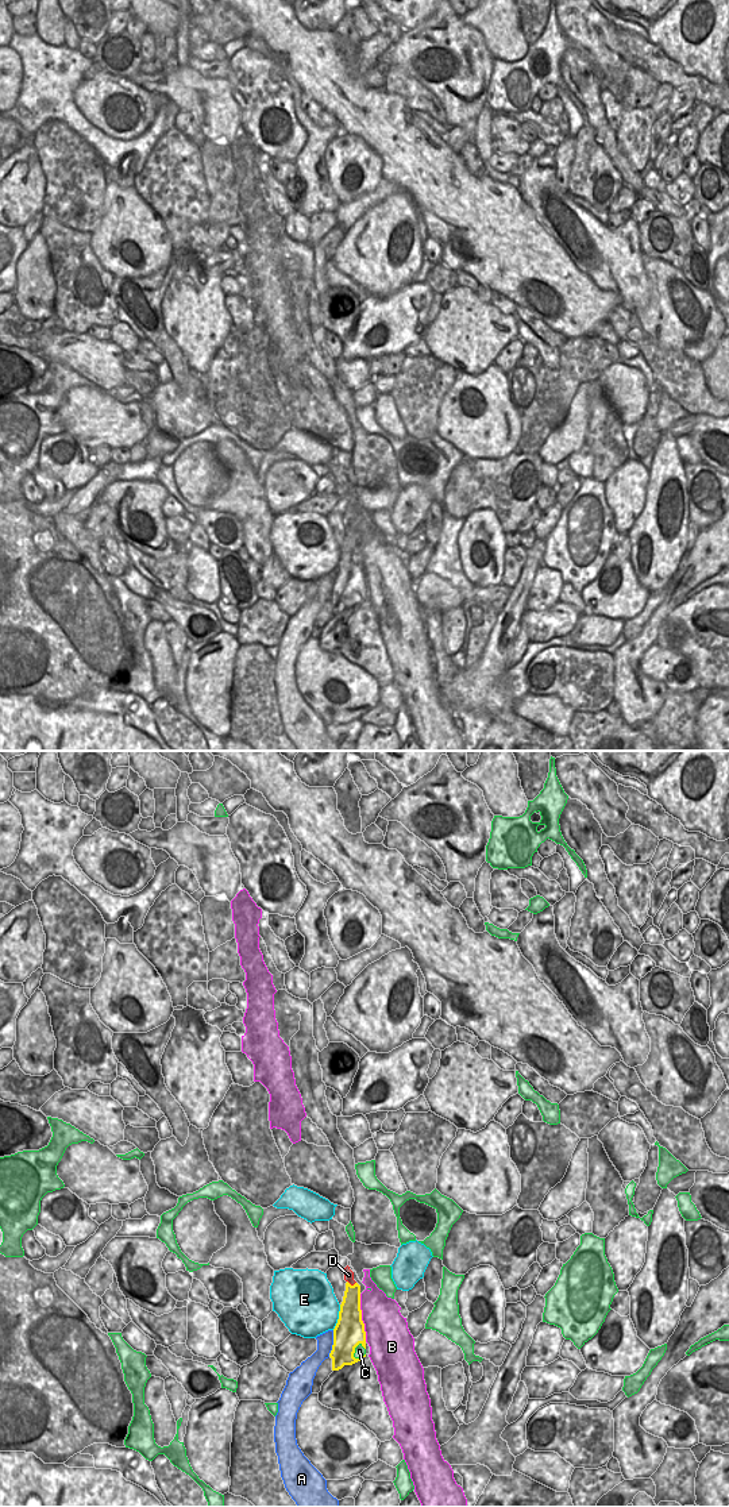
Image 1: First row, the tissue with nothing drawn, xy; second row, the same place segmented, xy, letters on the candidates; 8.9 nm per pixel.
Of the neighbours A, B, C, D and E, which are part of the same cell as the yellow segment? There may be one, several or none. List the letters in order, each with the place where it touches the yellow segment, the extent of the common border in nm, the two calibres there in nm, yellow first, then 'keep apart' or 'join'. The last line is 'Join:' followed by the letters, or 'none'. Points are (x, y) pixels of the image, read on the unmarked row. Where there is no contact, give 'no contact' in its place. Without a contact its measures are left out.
A: xy (334, 588) | 240 nm | 280/140 nm | keep apart
B: xy (361, 562) | 440 nm | 280/380 nm | keep apart
C: xy (354, 594) | 160 nm | 280/100 nm | keep apart
D: xy (350, 528) | 90 nm | 190/100 nm | join
E: xy (339, 561) | 240 nm | 280/460 nm | keep apart
Join: D

